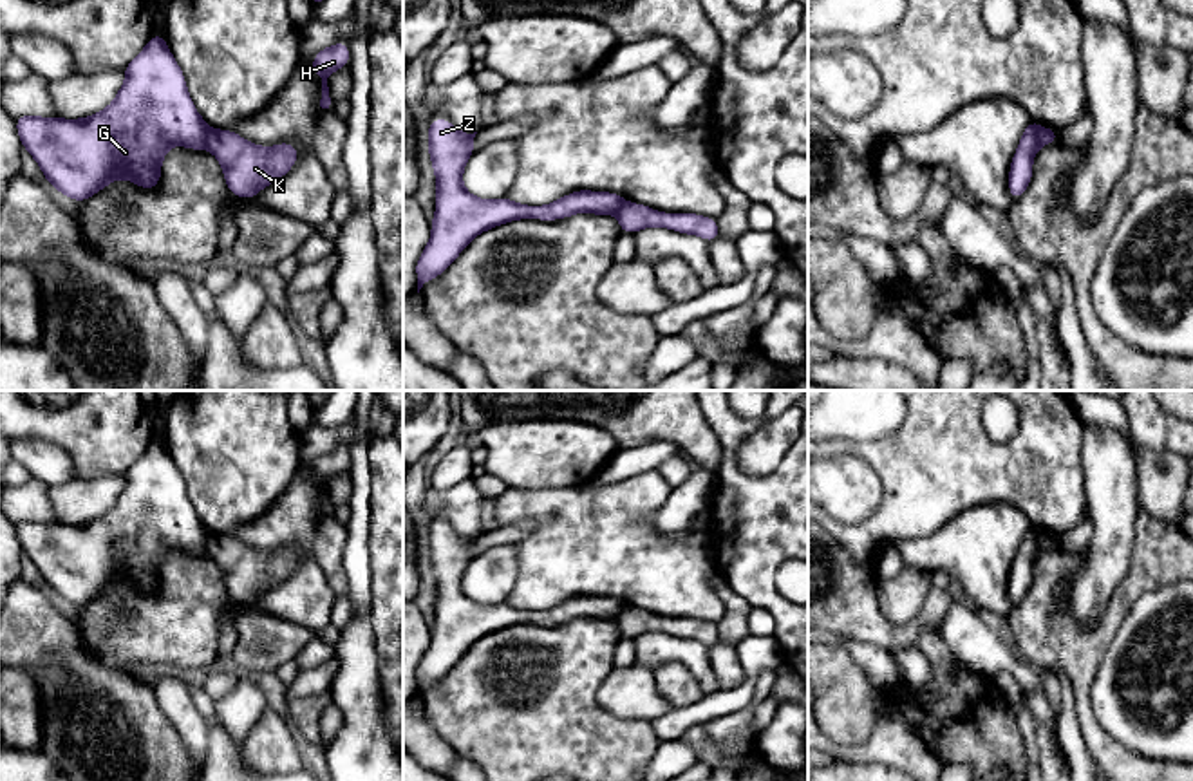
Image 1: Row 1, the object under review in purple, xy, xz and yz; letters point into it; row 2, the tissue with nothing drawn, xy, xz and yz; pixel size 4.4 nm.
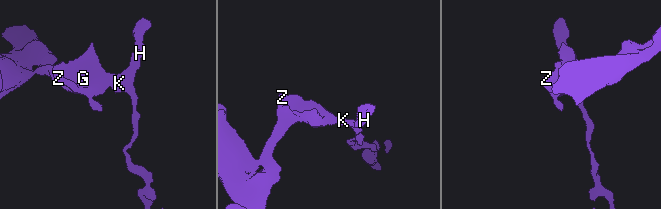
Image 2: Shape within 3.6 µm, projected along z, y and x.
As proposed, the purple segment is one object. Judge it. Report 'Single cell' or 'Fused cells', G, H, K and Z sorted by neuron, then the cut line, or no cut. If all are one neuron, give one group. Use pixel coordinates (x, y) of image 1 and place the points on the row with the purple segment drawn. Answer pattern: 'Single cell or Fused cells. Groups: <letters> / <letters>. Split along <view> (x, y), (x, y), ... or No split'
Fused cells. Groups: G Z / H K. Split along xy (210, 129), (206, 149)

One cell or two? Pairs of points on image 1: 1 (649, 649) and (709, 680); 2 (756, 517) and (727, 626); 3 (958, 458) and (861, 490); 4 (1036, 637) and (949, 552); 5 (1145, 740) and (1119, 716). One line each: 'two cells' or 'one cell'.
1: one cell
2: two cells
3: two cells
4: two cells
5: one cell

